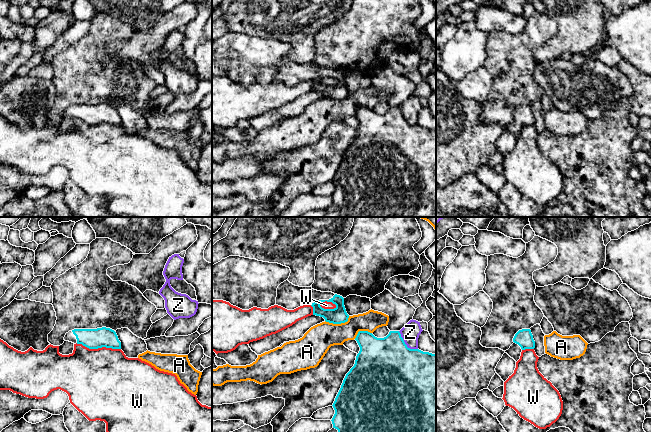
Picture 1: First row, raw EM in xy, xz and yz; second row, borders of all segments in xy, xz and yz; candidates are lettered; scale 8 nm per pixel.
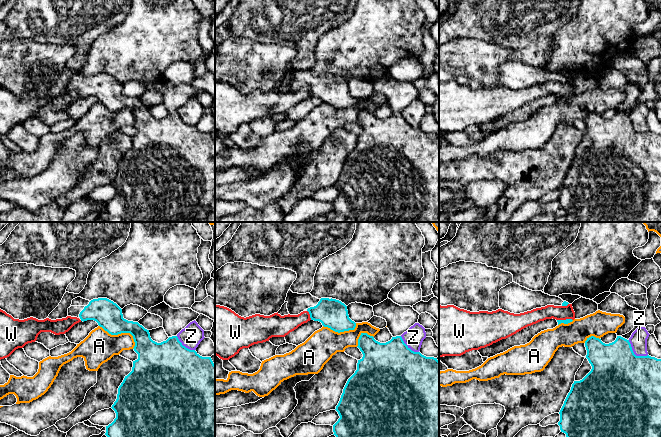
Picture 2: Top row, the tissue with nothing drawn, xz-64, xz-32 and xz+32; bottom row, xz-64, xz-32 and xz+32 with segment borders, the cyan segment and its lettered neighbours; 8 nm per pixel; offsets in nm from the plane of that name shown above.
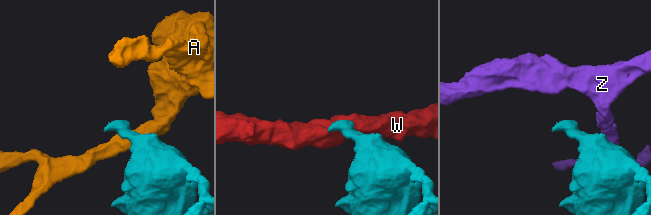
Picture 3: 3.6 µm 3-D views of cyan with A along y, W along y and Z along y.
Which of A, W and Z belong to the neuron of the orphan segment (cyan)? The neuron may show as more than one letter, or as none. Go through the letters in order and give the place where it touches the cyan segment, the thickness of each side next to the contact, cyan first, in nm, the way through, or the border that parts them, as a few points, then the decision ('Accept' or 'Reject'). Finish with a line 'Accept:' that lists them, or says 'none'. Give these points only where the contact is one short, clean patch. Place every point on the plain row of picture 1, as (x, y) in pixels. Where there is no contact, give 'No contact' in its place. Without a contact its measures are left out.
A: Touches cyan at xz (338, 99). Thickness 140 nm (cyan) against 240 nm. Reject
W: Touches cyan at xy (98, 123). Thickness 160 nm (cyan) against 480 nm. Boundary: xy (76, 119), (81, 119), (89, 124), (111, 123), (120, 125). Reject
Z: Touches cyan at xz (405, 120). Thickness 500 nm (cyan) against 150 nm. Reject
Accept: none

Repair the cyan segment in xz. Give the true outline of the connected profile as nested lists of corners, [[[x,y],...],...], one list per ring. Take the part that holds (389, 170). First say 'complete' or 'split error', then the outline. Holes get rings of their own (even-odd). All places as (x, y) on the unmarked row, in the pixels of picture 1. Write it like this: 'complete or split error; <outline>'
complete; [[[359,107],[355,116],[360,127],[332,181],[335,190],[331,197],[333,204],[338,206],[340,217],[436,217],[436,130],[408,124],[399,107],[390,107],[384,114],[377,114],[368,107]]]

